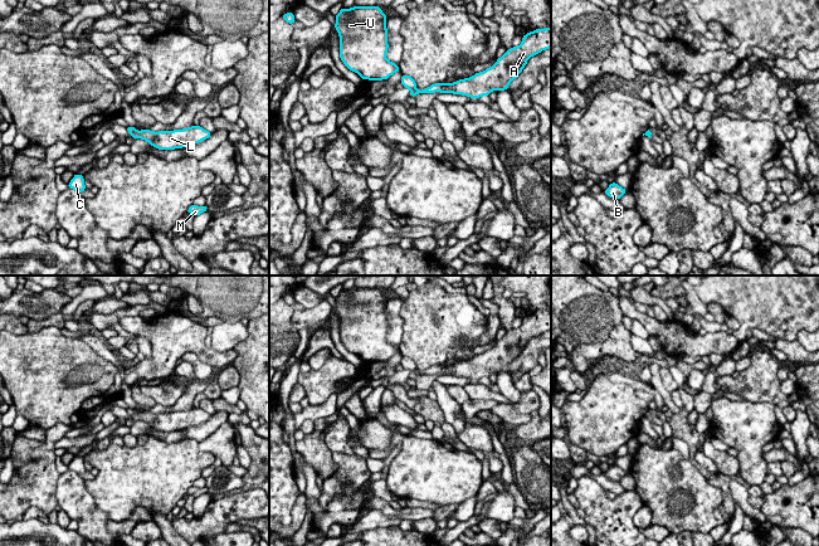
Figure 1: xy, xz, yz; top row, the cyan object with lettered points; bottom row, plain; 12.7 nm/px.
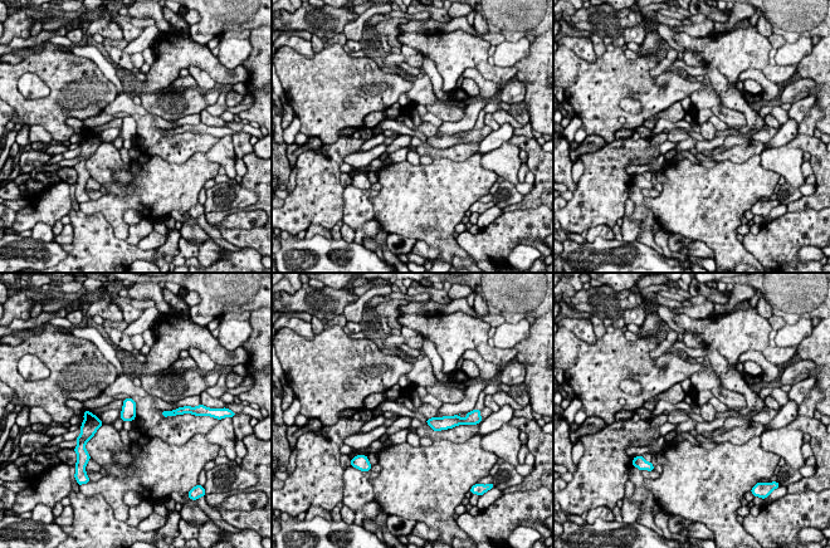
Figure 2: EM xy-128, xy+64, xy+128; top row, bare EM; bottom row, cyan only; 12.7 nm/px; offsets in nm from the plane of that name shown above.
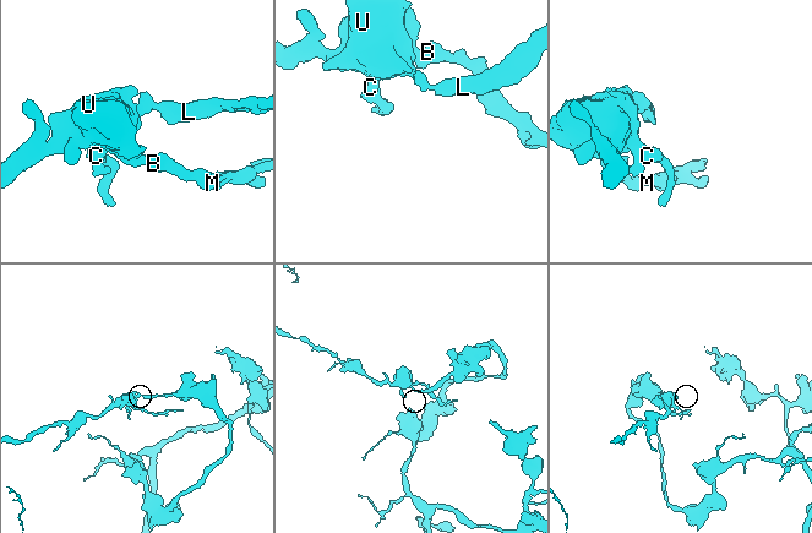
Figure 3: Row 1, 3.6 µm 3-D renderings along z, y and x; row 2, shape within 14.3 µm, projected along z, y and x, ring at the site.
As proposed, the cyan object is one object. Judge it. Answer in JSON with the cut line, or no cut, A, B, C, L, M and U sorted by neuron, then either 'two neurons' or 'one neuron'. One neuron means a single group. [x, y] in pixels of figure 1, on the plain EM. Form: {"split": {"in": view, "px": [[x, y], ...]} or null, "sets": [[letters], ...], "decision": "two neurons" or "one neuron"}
{"split": {"in": "xz", "px": [[415, 371], [417, 375]]}, "sets": [["A", "L"], ["B", "C", "M", "U"]], "decision": "two neurons"}

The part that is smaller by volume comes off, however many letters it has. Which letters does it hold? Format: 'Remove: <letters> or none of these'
Remove: B, C, M, U

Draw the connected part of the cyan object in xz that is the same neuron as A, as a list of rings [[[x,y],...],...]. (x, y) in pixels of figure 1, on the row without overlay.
[[[551,309],[536,311],[522,318],[518,328],[507,331],[497,341],[496,346],[471,360],[459,361],[453,365],[435,365],[418,375],[453,375],[479,380],[488,377],[492,372],[504,372],[517,360],[527,346],[527,341],[551,330]]]

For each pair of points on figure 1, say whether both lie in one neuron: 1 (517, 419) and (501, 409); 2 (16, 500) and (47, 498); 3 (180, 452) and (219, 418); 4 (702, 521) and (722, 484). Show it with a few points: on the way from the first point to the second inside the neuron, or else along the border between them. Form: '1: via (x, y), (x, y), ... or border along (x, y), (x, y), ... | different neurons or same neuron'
1: via (513, 417), (505, 412) | same neuron
2: via (24, 497), (39, 497) | same neuron
3: border along (183, 439), (195, 439), (198, 442) | different neurons
4: border along (701, 473), (720, 490), (722, 502) | different neurons

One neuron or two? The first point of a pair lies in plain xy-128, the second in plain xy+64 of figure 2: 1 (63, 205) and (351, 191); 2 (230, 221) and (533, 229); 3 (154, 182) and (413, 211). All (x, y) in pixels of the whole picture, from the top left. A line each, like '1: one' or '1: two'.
1: two
2: one
3: one

